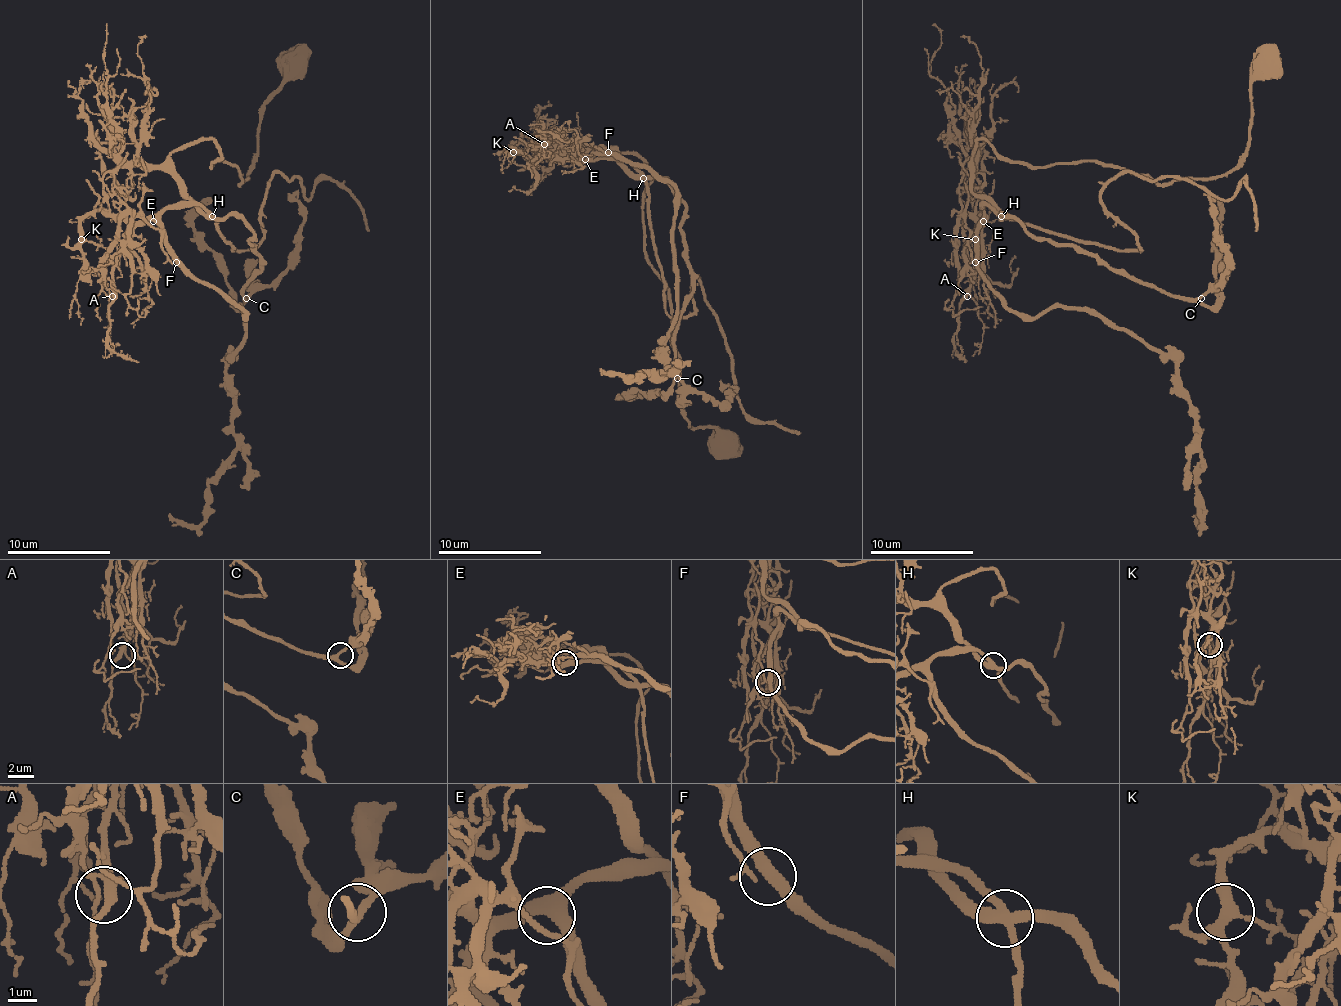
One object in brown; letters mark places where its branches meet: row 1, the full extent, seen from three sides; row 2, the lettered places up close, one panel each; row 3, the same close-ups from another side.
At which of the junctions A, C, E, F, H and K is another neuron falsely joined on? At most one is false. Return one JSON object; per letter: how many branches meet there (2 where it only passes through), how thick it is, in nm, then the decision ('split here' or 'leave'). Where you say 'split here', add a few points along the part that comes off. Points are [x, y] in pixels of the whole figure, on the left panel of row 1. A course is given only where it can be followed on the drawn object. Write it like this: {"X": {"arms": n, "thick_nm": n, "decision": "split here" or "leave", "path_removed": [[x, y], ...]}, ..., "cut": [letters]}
{"A": {"arms": 3, "thick_nm": 280, "decision": "leave"}, "C": {"arms": 3, "thick_nm": 240, "decision": "leave"}, "E": {"arms": 3, "thick_nm": 360, "decision": "leave"}, "F": {"arms": 4, "thick_nm": 300, "decision": "leave"}, "H": {"arms": 4, "thick_nm": 320, "decision": "split here", "path_removed": [[212, 216], [161, 213], [164, 244], [243, 308], [225, 365], [233, 460], [202, 522], [169, 514]]}, "K": {"arms": 4, "thick_nm": 340, "decision": "leave"}, "cut": ["H"]}

